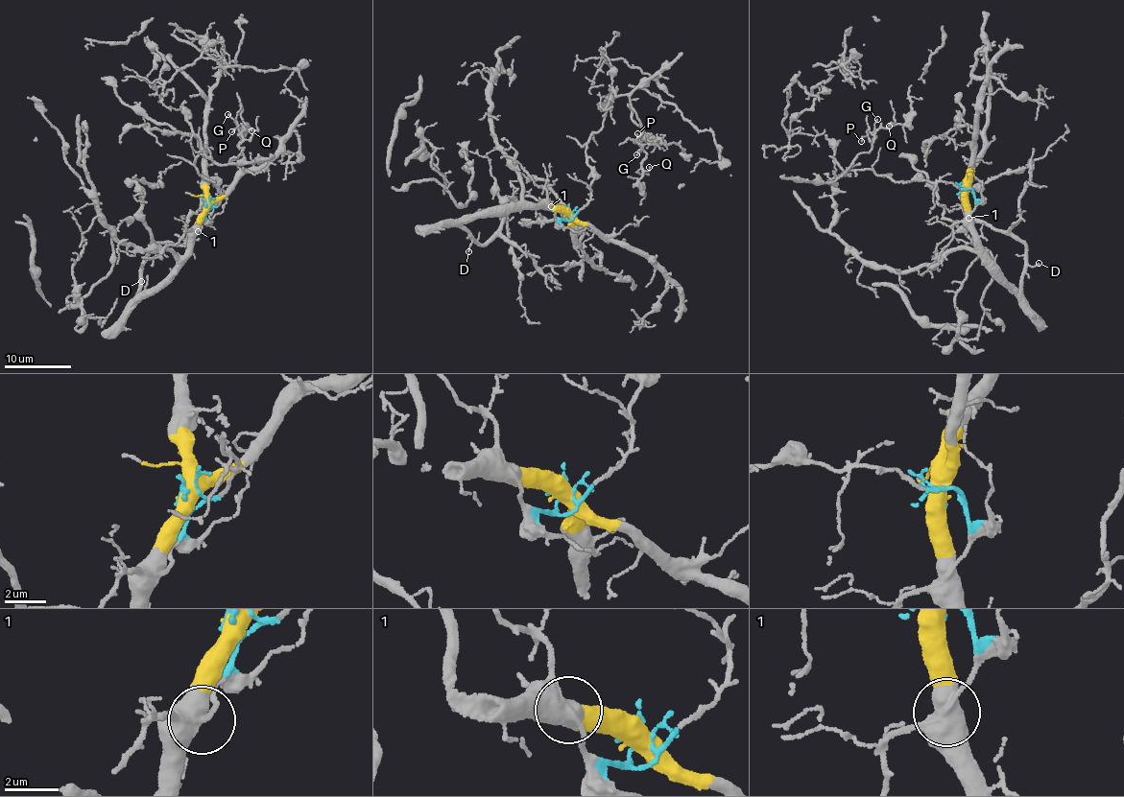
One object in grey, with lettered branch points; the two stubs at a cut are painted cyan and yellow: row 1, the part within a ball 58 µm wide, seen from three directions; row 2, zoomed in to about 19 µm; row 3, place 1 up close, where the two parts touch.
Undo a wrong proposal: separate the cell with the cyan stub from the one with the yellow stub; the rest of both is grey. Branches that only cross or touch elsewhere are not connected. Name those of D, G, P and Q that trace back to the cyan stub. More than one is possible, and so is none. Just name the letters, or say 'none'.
G, P, Q

